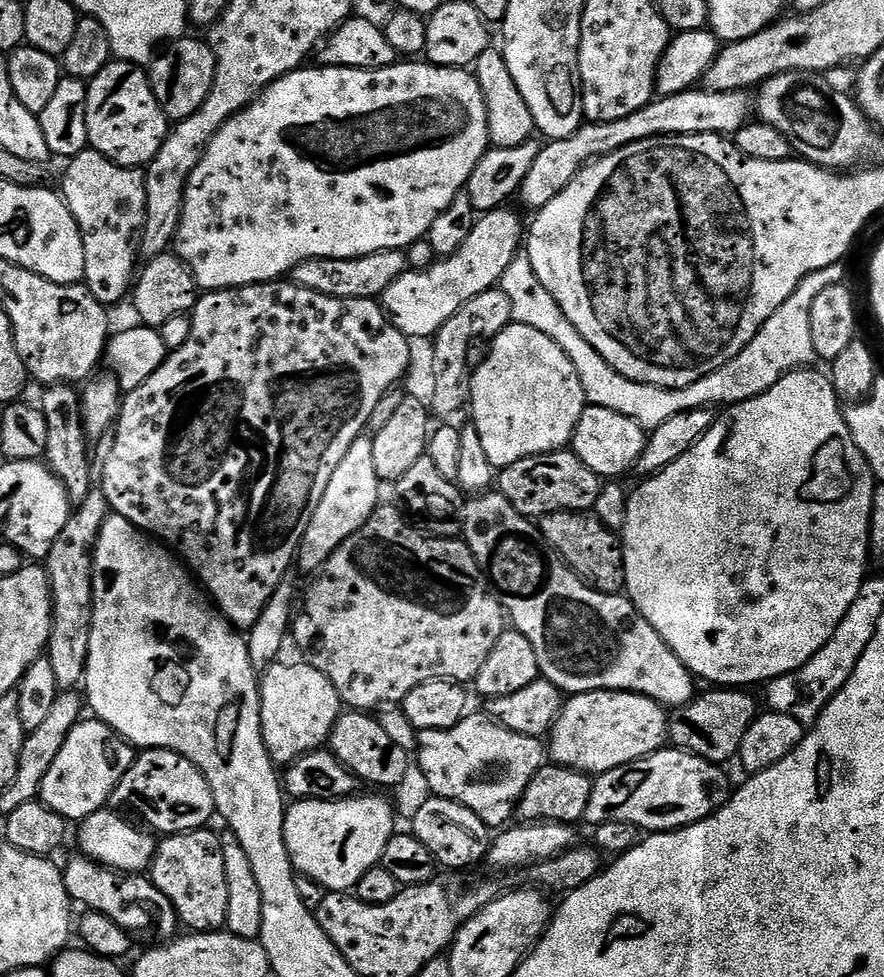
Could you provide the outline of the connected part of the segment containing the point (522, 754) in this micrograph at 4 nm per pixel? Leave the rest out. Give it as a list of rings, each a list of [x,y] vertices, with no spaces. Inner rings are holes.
[[[465,715],[464,719],[459,720],[452,728],[419,733],[420,768],[424,771],[424,780],[428,783],[432,796],[457,800],[462,806],[474,810],[474,814],[478,814],[478,818],[482,818],[482,822],[487,824],[489,829],[500,830],[513,819],[517,802],[522,798],[526,786],[530,786],[530,778],[534,778],[534,774],[538,774],[538,770],[545,767],[546,748],[537,737],[506,730],[506,726],[487,715],[472,715]]]

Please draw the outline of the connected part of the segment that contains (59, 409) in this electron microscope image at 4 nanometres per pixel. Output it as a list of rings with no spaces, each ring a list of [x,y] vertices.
[[[53,384],[43,389],[38,407],[40,413],[46,418],[46,450],[43,459],[48,468],[62,482],[62,486],[68,495],[69,504],[75,506],[82,503],[87,496],[94,491],[94,468],[88,465],[88,452],[86,450],[89,441],[84,434],[84,419],[80,410],[81,393],[70,384]]]

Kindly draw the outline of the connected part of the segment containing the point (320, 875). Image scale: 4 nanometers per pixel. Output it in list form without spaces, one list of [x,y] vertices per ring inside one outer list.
[[[357,794],[346,800],[297,800],[287,805],[284,814],[286,850],[292,859],[292,867],[301,876],[309,876],[328,892],[348,892],[355,889],[358,878],[366,870],[380,864],[386,850],[386,842],[397,831],[396,816],[392,808],[380,796]]]

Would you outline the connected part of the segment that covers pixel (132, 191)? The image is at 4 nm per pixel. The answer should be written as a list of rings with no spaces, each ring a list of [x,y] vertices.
[[[89,150],[71,157],[67,161],[68,169],[64,172],[64,192],[62,199],[70,210],[74,222],[78,222],[78,230],[82,234],[82,246],[86,258],[86,270],[83,283],[88,293],[105,306],[116,304],[129,295],[138,272],[138,245],[140,233],[146,222],[146,182],[144,172],[139,168],[127,168],[116,164],[100,152]]]

